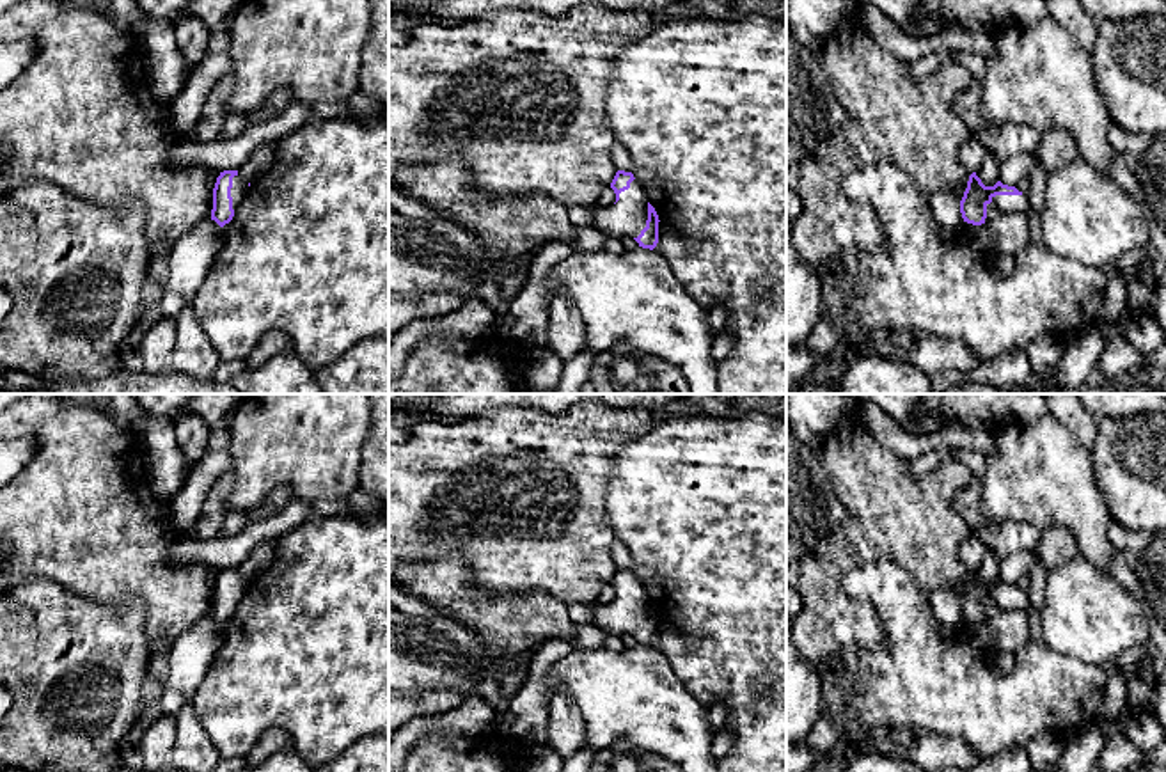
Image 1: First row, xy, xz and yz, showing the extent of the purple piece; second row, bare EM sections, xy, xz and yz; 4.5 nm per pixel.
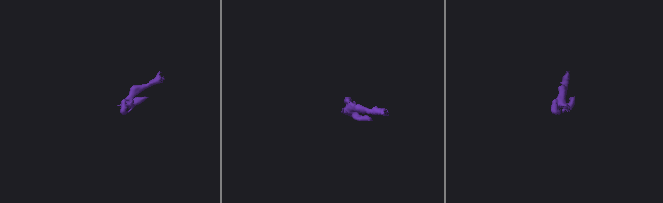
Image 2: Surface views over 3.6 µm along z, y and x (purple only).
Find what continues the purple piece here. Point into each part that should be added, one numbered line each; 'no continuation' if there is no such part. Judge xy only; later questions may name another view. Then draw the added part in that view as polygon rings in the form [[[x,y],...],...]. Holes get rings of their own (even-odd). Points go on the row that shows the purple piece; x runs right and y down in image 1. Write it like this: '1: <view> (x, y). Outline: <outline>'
1: xy (238, 190). Outline: [[[234,176],[232,177],[232,188],[231,188],[234,211],[238,209],[240,202],[243,201],[247,190],[248,190],[248,183],[245,183],[240,176]]]

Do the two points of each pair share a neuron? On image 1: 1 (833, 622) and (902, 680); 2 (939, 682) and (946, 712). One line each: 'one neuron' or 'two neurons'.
1: two neurons
2: one neuron

